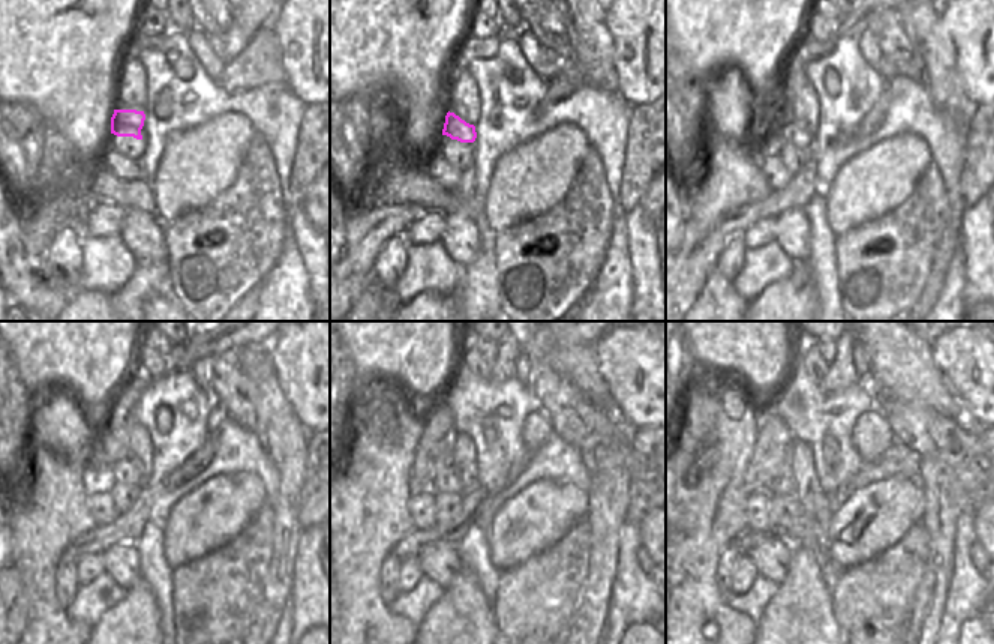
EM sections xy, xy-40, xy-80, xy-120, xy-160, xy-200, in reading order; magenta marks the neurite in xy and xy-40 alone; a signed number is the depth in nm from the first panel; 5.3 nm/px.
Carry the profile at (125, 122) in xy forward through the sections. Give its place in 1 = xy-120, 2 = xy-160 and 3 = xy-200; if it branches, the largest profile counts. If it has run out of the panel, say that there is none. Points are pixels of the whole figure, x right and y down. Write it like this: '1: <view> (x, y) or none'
1: xy-120 (125, 472)
2: xy-160 (447, 482)
3: xy-200 (784, 485)

